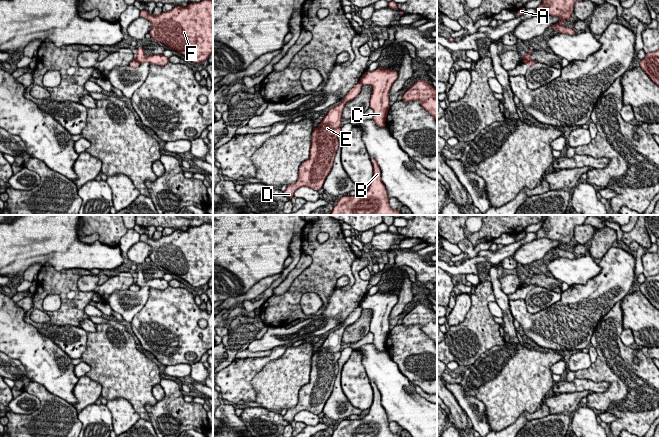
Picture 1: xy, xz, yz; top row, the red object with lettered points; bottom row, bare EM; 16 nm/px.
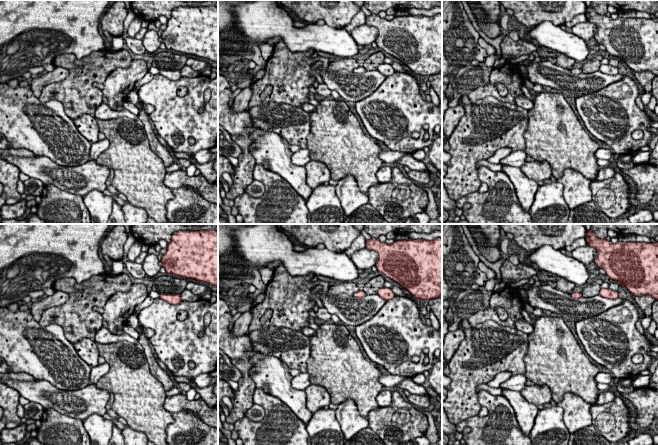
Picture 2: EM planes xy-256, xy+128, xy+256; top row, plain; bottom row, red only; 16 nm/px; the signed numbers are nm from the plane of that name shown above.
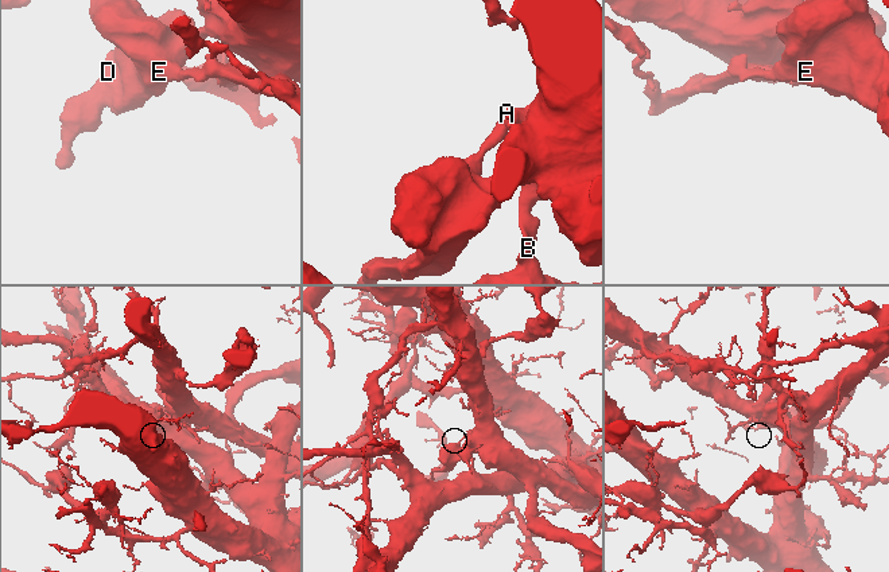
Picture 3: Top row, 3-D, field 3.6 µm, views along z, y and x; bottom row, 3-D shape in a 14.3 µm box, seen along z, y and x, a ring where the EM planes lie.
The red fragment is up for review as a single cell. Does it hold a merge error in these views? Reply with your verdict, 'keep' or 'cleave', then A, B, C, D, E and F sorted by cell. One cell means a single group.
cleave | A D E F / B C

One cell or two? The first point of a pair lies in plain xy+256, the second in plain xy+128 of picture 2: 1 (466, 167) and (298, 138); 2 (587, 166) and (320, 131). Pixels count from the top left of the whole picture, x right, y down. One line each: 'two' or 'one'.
1: one
2: one

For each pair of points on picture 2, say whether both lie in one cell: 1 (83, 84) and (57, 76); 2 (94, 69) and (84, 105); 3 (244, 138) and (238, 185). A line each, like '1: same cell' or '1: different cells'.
1: different cells
2: same cell
3: same cell

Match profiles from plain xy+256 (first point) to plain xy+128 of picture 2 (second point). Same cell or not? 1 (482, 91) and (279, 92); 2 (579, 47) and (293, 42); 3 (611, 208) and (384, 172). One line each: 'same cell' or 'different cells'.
1: same cell
2: same cell
3: different cells

